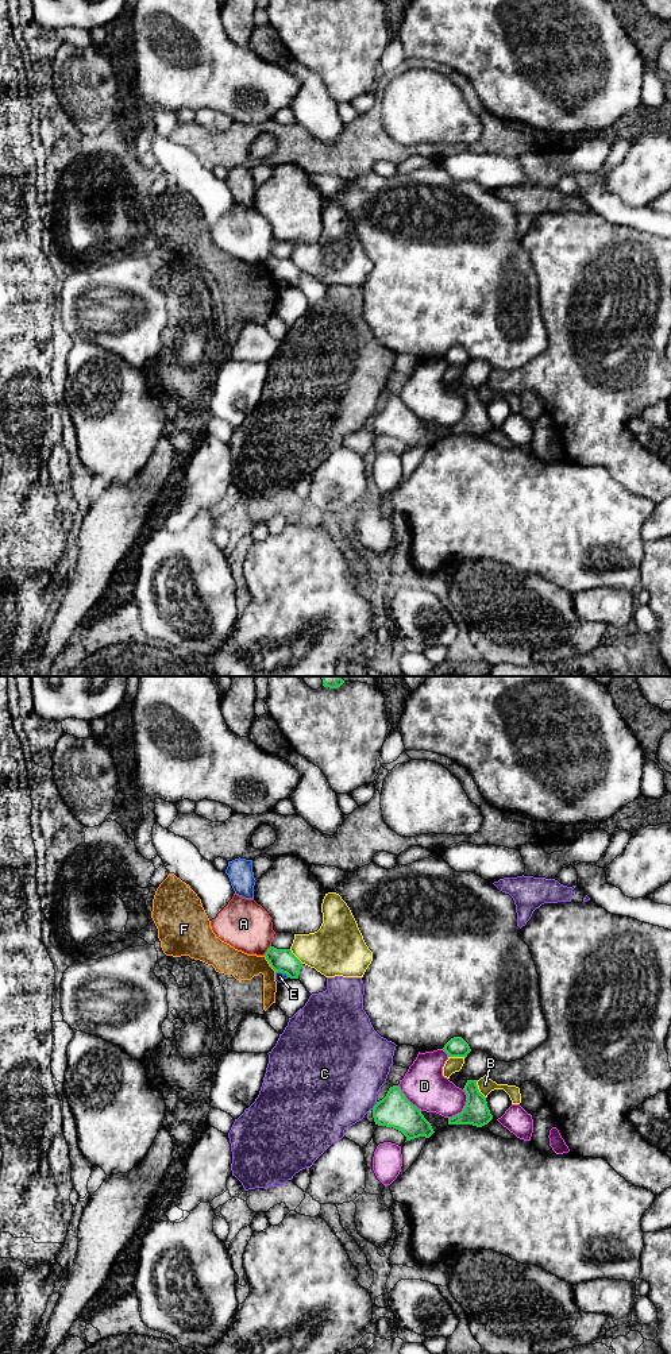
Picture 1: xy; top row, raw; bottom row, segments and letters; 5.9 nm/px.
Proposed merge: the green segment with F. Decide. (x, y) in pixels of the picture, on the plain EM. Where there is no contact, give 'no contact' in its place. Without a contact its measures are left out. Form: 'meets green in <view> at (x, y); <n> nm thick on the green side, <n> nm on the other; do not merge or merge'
meets green in xy at (269, 272); 140 nm thick on the green side, 170 nm on the other; do not merge

